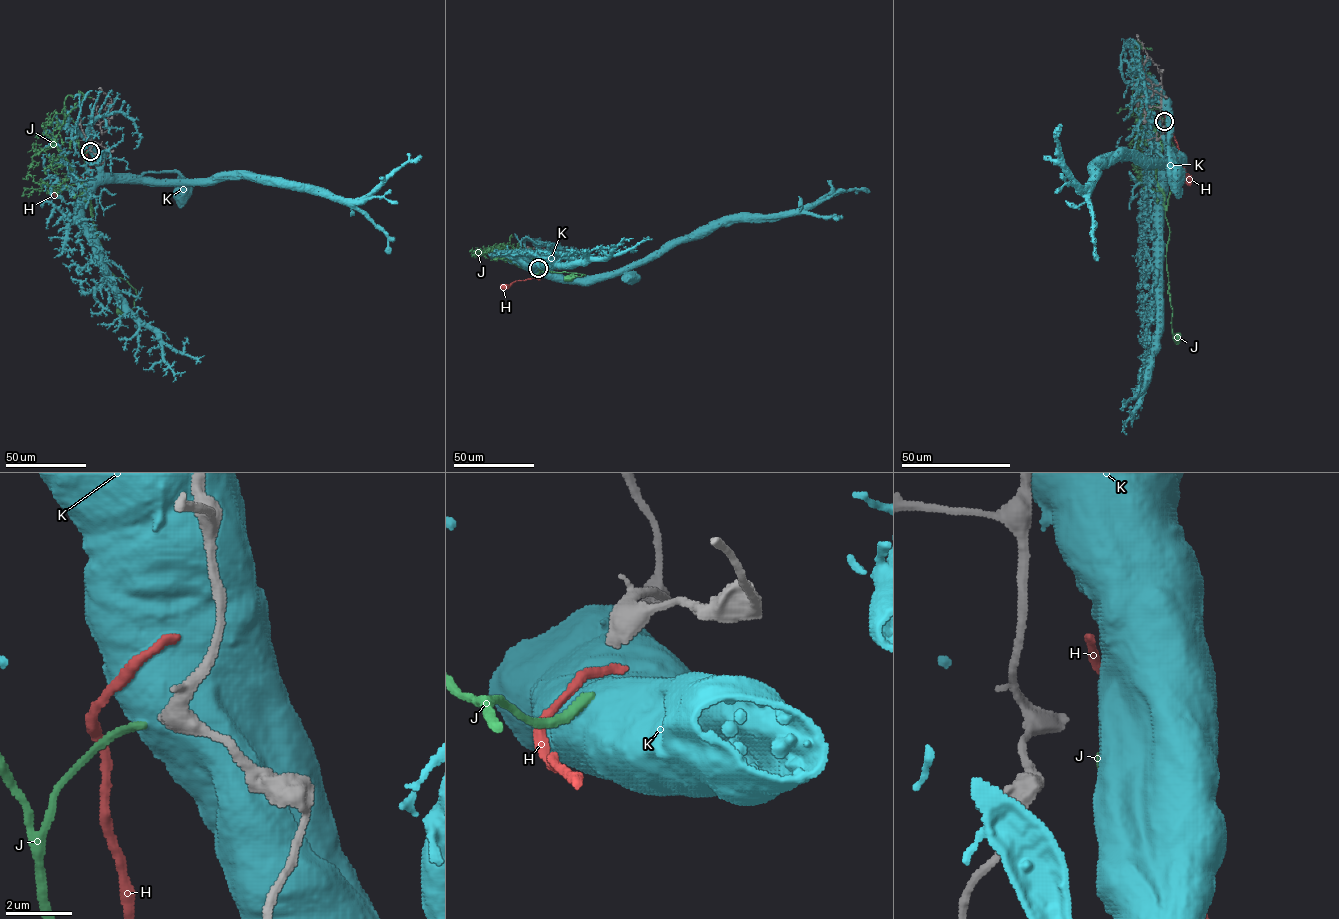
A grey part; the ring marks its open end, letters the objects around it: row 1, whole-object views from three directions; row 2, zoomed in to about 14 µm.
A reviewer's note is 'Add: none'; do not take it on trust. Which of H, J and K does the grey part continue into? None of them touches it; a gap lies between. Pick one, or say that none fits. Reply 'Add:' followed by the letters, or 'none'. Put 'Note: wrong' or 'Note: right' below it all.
Add: J
Note: wrong

